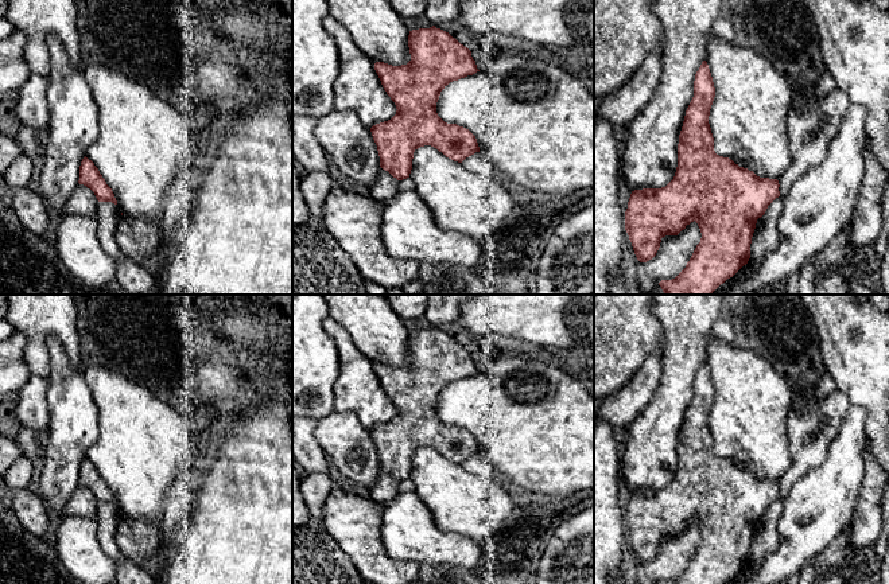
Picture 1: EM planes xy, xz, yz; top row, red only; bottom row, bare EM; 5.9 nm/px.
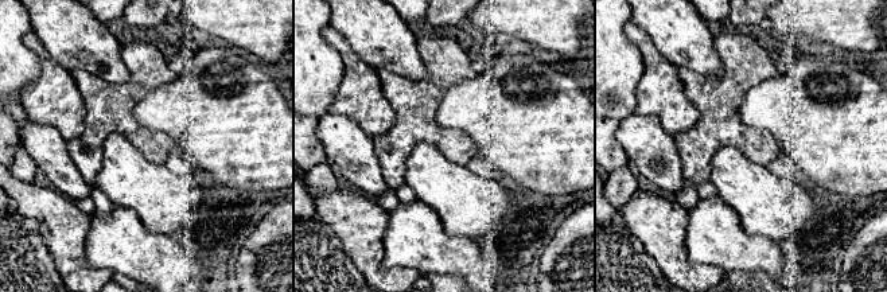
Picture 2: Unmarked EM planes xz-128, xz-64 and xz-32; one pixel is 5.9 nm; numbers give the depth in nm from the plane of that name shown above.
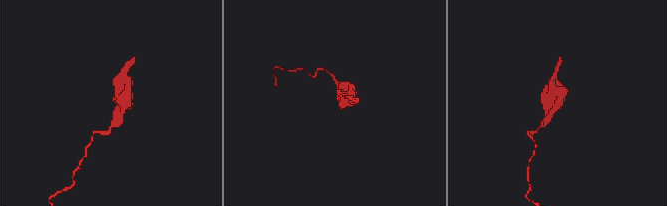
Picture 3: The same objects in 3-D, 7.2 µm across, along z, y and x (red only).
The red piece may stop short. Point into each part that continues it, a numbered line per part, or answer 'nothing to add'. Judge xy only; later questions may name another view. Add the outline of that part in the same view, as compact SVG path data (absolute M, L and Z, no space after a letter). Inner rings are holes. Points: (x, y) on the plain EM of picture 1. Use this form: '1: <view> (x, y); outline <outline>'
nothing to add

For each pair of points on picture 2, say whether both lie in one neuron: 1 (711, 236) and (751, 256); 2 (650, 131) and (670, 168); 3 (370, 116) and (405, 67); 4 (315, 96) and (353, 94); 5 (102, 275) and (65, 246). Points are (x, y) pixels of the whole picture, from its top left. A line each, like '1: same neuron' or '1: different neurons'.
1: same neuron
2: same neuron
3: different neurons
4: different neurons
5: same neuron

